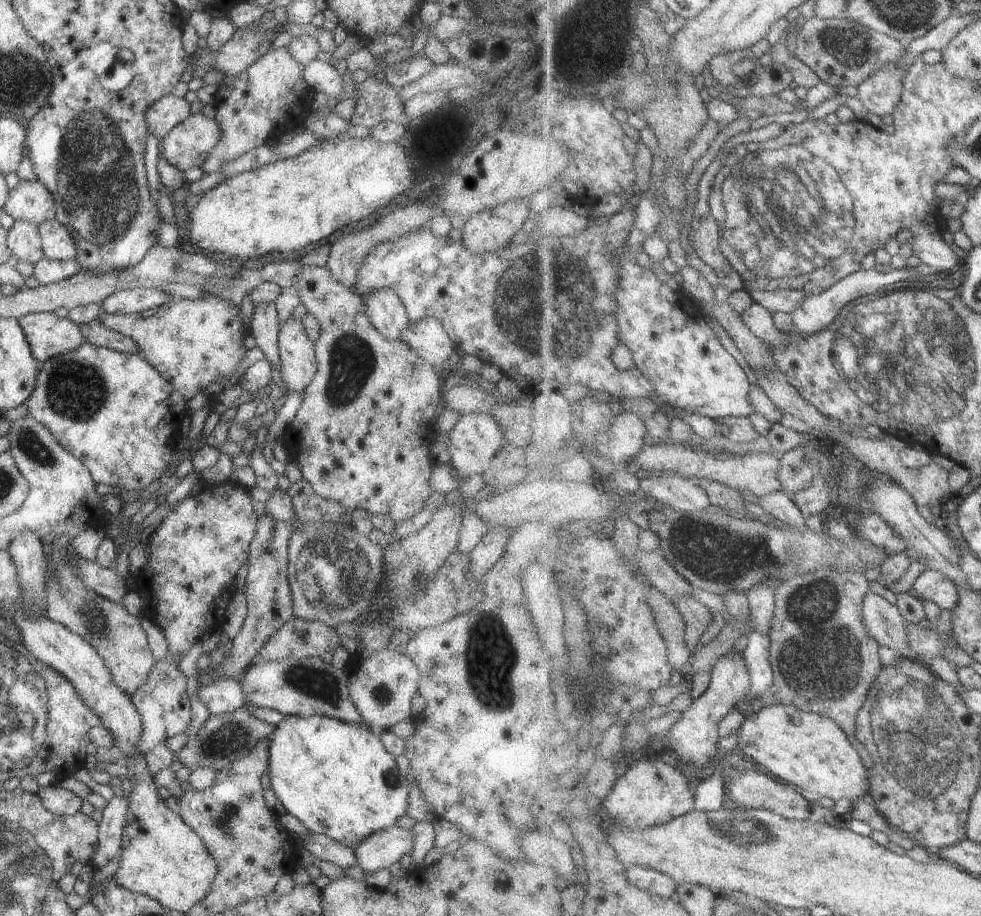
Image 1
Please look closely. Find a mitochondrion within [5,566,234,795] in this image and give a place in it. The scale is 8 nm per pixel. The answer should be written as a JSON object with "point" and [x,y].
{"point":[94,617]}

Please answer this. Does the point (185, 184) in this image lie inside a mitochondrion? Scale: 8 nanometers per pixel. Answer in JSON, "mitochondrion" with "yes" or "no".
{"mitochondrion":"no"}

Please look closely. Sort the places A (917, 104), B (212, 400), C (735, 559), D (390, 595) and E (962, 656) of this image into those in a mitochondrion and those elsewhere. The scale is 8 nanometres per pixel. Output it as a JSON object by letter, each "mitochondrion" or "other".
{"A":"other","B":"other","C":"mitochondrion","D":"mitochondrion","E":"other"}

